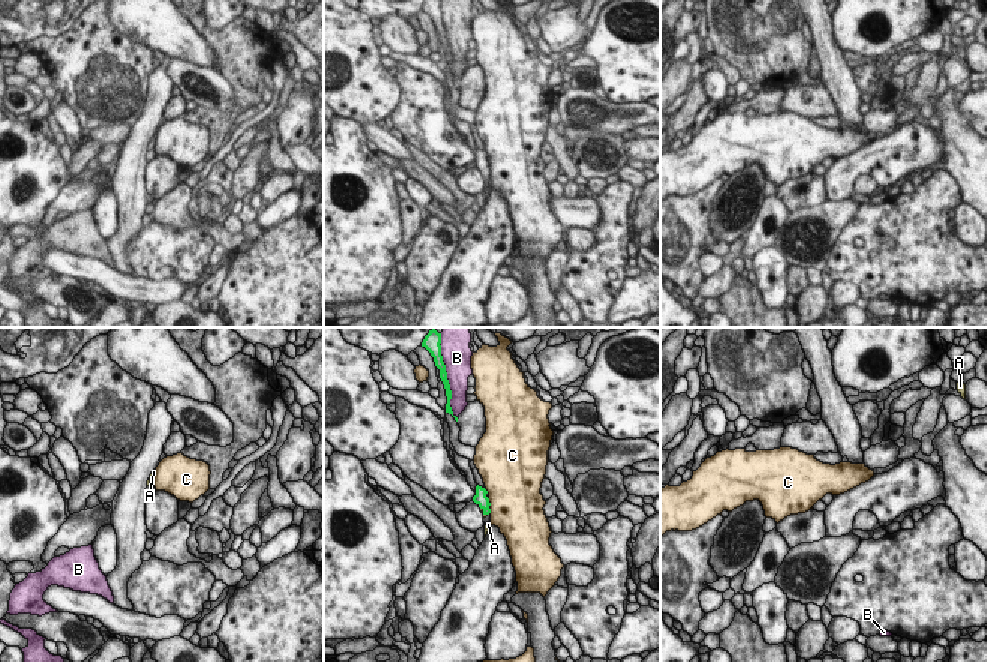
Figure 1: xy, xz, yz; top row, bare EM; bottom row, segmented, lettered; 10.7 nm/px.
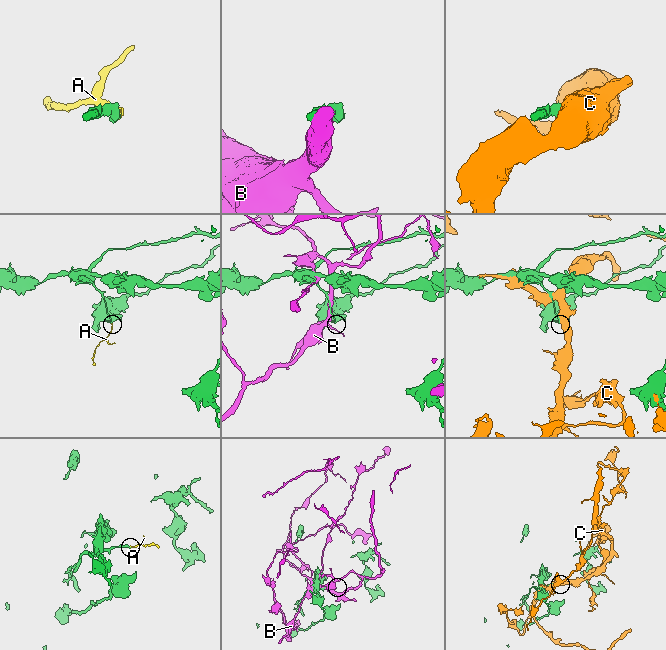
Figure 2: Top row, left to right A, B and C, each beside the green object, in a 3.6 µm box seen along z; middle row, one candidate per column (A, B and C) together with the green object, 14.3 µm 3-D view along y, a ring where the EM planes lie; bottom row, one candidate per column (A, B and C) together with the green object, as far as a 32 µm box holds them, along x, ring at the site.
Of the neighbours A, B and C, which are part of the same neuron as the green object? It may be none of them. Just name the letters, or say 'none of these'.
A

